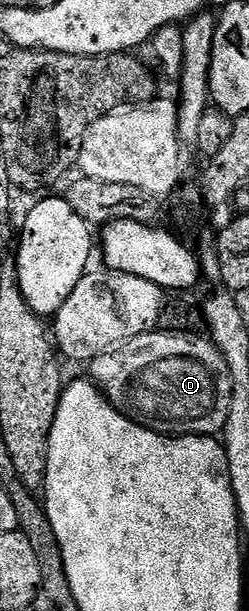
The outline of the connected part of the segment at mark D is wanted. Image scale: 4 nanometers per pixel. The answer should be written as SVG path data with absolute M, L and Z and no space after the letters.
M152 330L133 338L129 342L116 346L112 352L101 354L98 358L90 361L89 373L96 389L102 392L103 397L118 410L125 418L132 420L134 424L139 424L143 428L148 428L154 432L160 432L163 436L213 436L218 437L222 433L225 422L229 418L229 406L233 402L233 378L229 374L229 366L217 350L217 346L211 343L210 339L199 337L199 334L180 334L177 332L165 332L162 330Z

